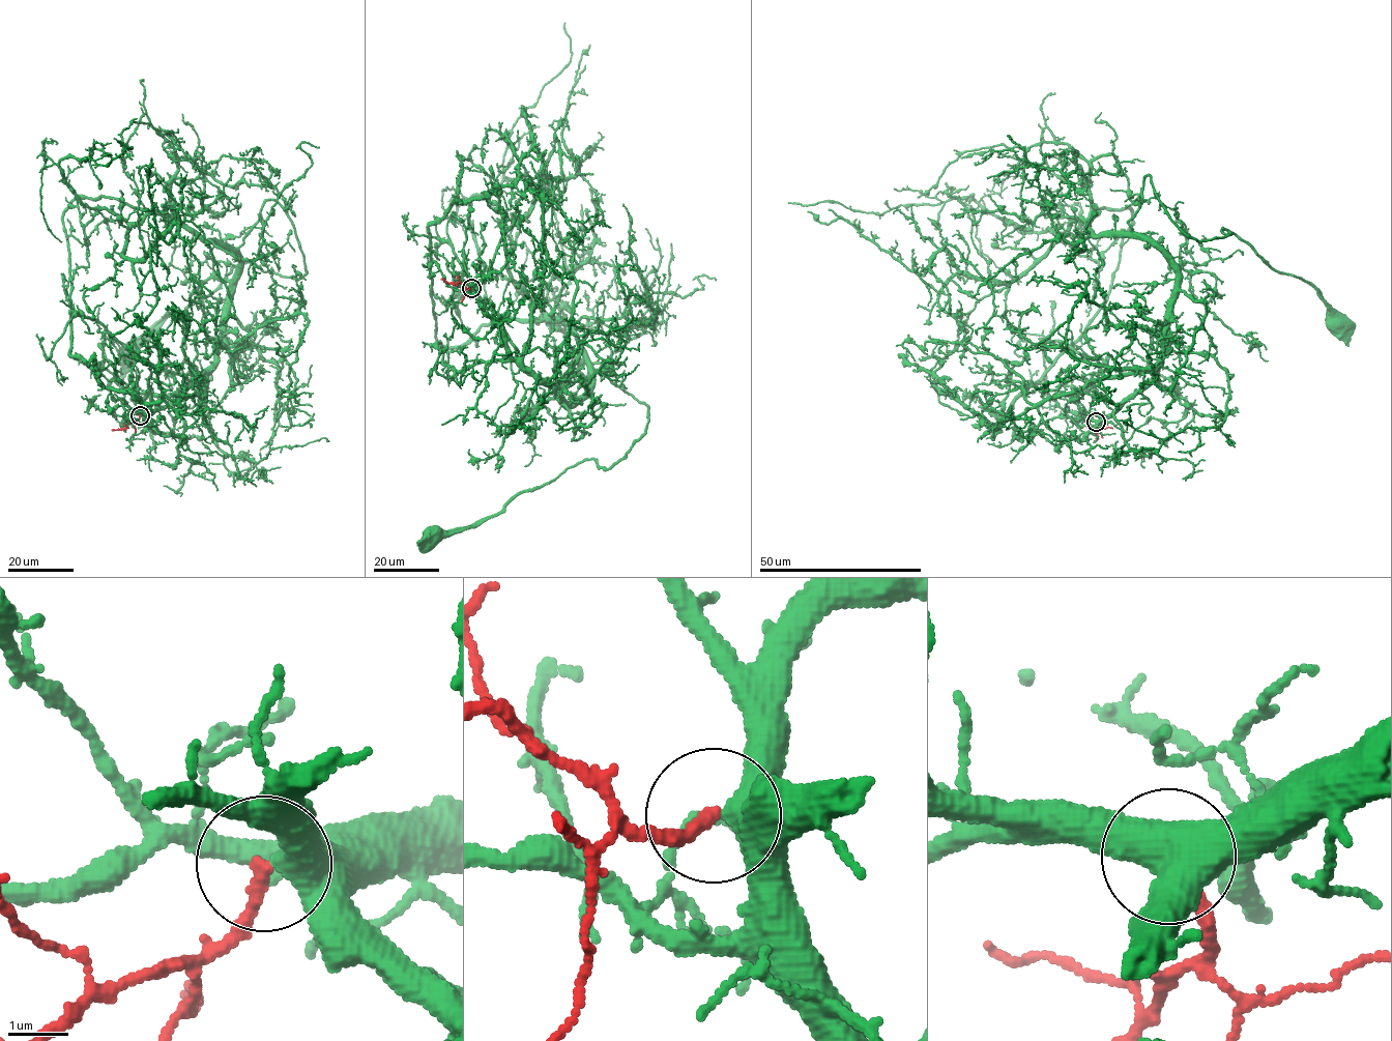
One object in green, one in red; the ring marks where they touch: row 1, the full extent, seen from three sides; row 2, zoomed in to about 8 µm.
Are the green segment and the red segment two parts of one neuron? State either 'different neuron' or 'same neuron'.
same neuron

